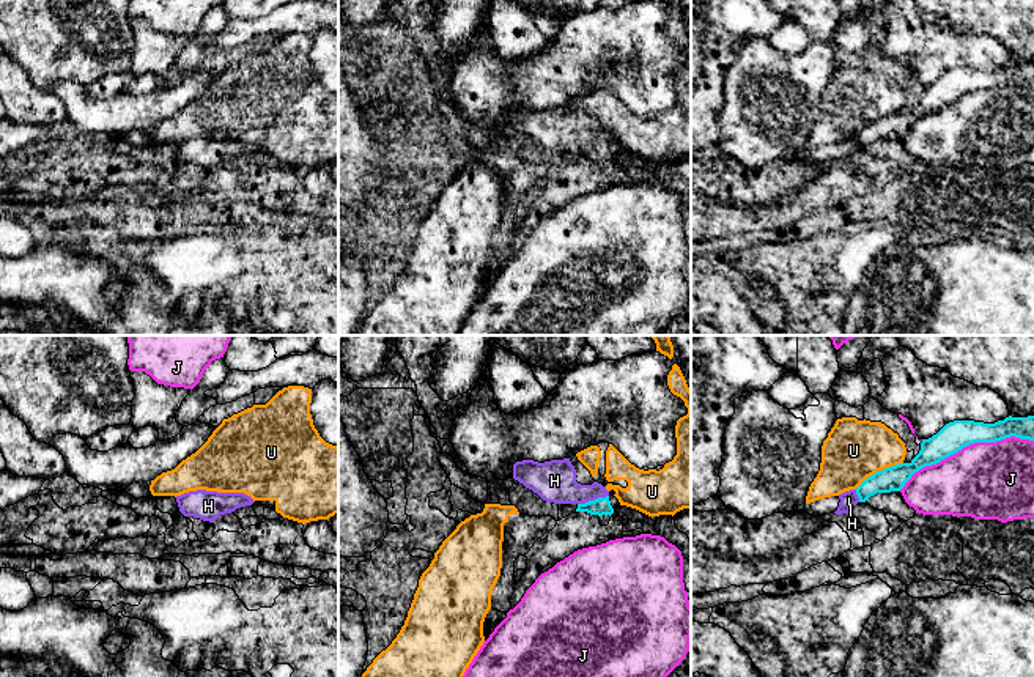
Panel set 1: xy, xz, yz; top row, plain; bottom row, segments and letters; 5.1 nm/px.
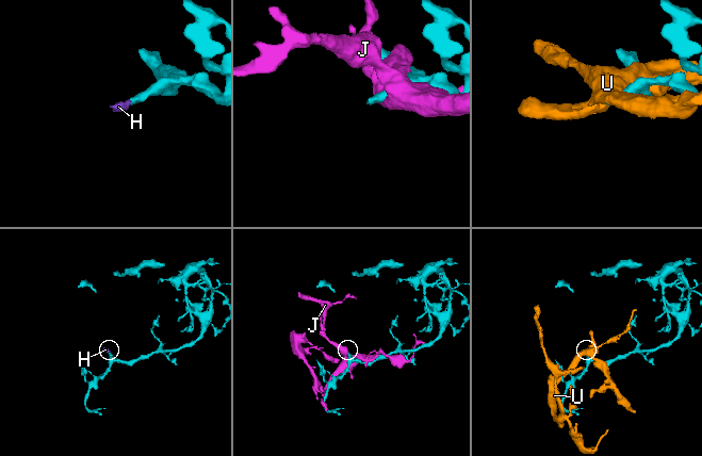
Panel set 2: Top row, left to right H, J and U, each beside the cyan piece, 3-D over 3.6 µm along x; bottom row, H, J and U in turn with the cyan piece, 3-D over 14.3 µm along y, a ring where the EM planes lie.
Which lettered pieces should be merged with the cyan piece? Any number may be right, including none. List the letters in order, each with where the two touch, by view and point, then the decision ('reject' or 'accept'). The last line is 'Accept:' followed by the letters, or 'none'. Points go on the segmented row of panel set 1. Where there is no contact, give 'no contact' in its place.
H: contact xz (592, 501); accept
J: contact yz (965, 446); reject
U: contact yz (878, 471); reject
Accept: H

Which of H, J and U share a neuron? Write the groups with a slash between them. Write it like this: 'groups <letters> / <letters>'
groups H / J / U

